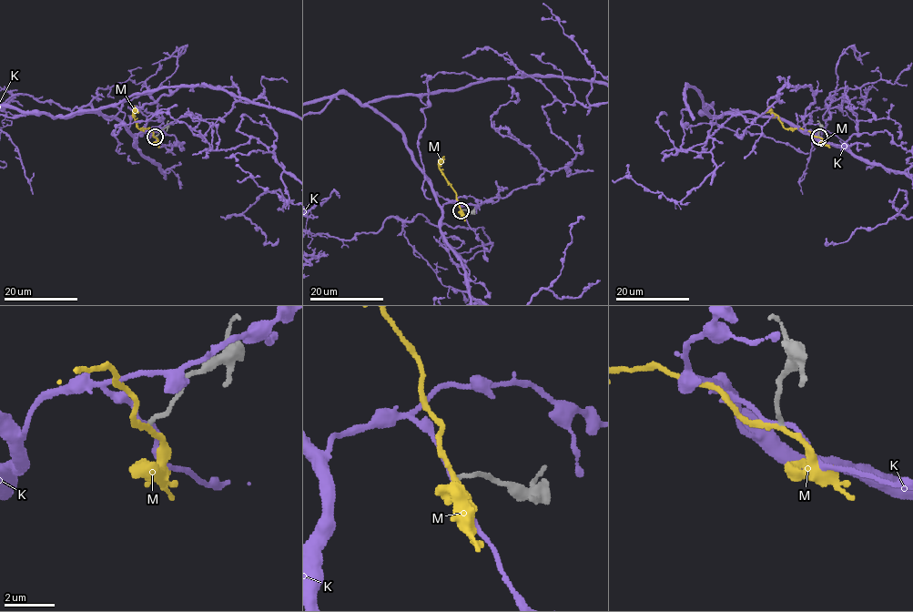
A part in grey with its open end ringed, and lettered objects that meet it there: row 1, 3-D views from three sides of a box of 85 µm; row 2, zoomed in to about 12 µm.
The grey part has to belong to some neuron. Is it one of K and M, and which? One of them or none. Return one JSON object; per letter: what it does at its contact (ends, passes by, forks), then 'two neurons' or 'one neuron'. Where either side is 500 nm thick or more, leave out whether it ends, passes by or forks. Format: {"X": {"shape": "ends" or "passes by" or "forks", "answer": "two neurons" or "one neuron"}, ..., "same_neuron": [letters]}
{"K": {"shape": "passes by", "answer": "two neurons"}, "M": {"shape": "passes by", "answer": "two neurons"}, "same_neuron": []}

